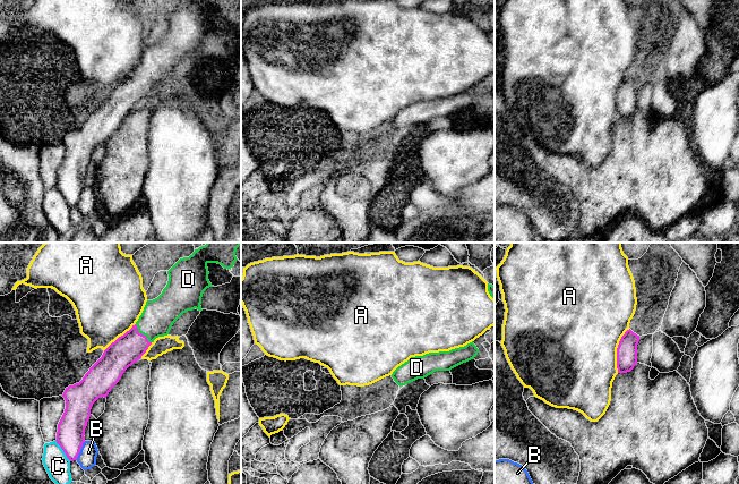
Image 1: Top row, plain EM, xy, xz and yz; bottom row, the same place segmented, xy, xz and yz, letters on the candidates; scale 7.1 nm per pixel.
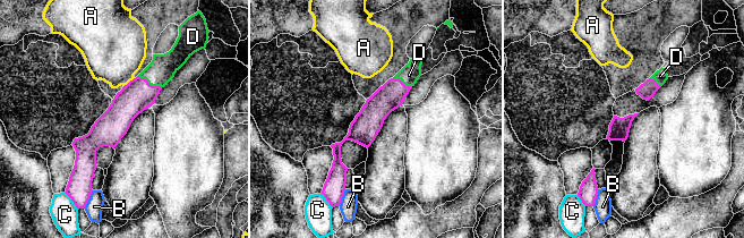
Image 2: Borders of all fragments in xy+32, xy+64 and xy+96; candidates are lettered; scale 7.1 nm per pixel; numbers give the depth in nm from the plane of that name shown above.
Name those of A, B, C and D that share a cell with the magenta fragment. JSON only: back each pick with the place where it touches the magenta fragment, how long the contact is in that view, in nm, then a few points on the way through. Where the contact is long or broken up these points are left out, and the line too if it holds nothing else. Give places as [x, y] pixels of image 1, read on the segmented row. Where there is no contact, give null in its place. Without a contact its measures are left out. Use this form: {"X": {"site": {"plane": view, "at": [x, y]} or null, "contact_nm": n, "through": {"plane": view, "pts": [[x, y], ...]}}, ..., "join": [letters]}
{"D": {"site": {"plane": "xy", "at": [140, 333]}, "contact_nm": 180, "through": {"plane": "xy", "pts": [[127, 349], [140, 333], [159, 315]]}}, "join": ["D"]}

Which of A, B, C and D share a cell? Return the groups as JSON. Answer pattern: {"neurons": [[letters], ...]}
{"neurons": [["A"], ["B"], ["C"], ["D"]]}

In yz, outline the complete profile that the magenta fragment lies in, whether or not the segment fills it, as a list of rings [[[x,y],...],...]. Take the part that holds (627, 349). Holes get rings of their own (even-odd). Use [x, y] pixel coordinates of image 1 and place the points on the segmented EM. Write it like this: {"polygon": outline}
{"polygon": [[[630,329],[621,337],[617,348],[617,368],[618,373],[630,372],[637,364],[637,345],[639,336]]]}

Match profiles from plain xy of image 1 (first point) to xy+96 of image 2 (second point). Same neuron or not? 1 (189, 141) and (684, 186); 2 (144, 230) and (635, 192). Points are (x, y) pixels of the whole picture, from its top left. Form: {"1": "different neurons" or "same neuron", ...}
{"1": "same neuron", "2": "different neurons"}

